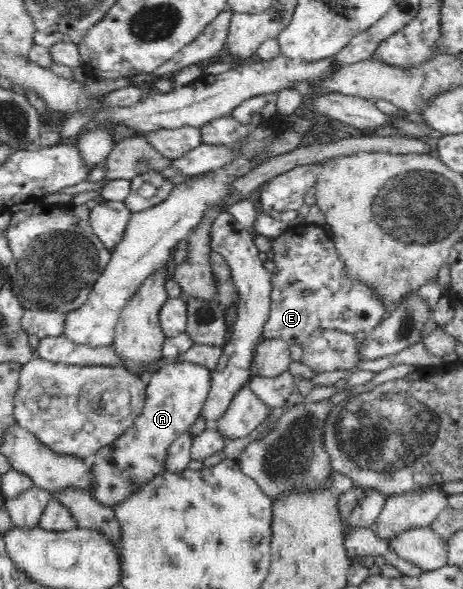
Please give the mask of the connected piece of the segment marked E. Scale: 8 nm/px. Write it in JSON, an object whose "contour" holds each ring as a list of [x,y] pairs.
{"contour":[[[291,224],[282,235],[270,237],[270,257],[275,263],[271,272],[270,318],[264,324],[262,338],[278,338],[292,344],[302,344],[316,330],[338,330],[348,334],[368,333],[374,330],[388,312],[383,302],[373,293],[373,288],[353,282],[345,275],[343,260],[338,256],[335,241],[326,227],[314,224]]]}

